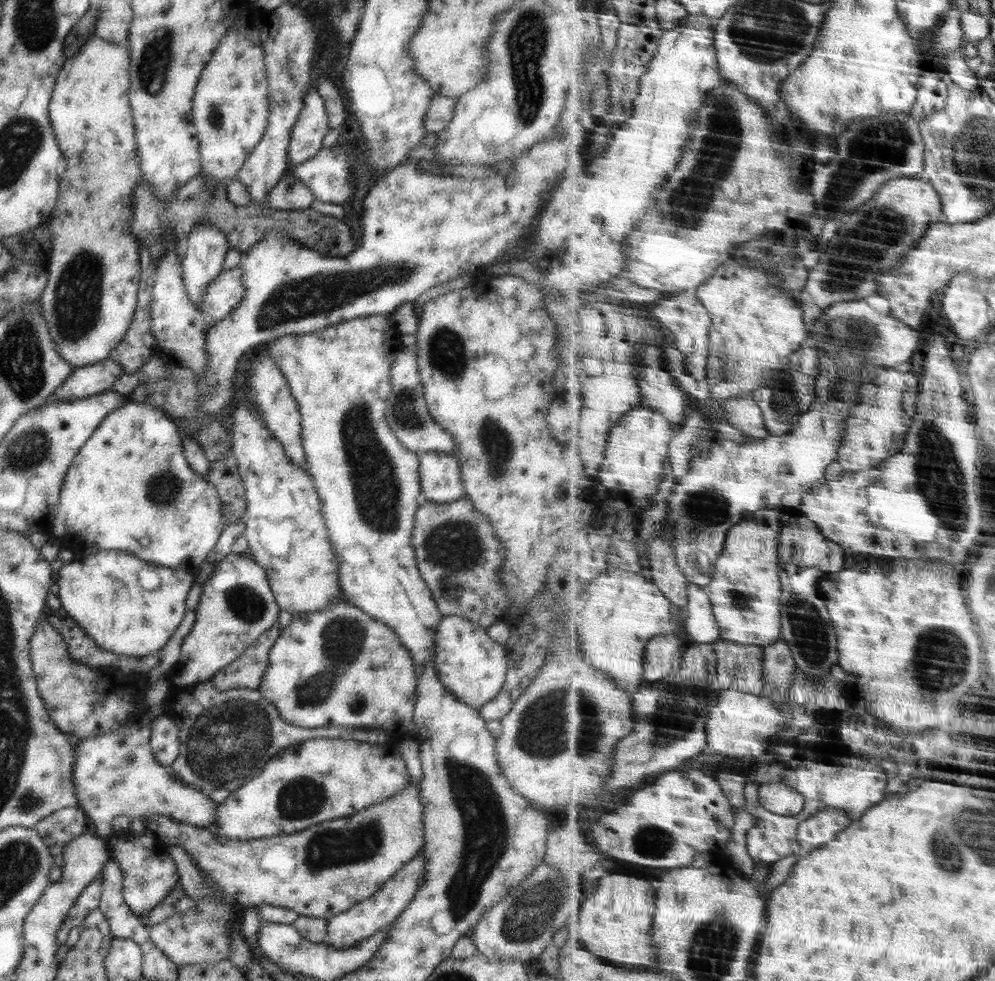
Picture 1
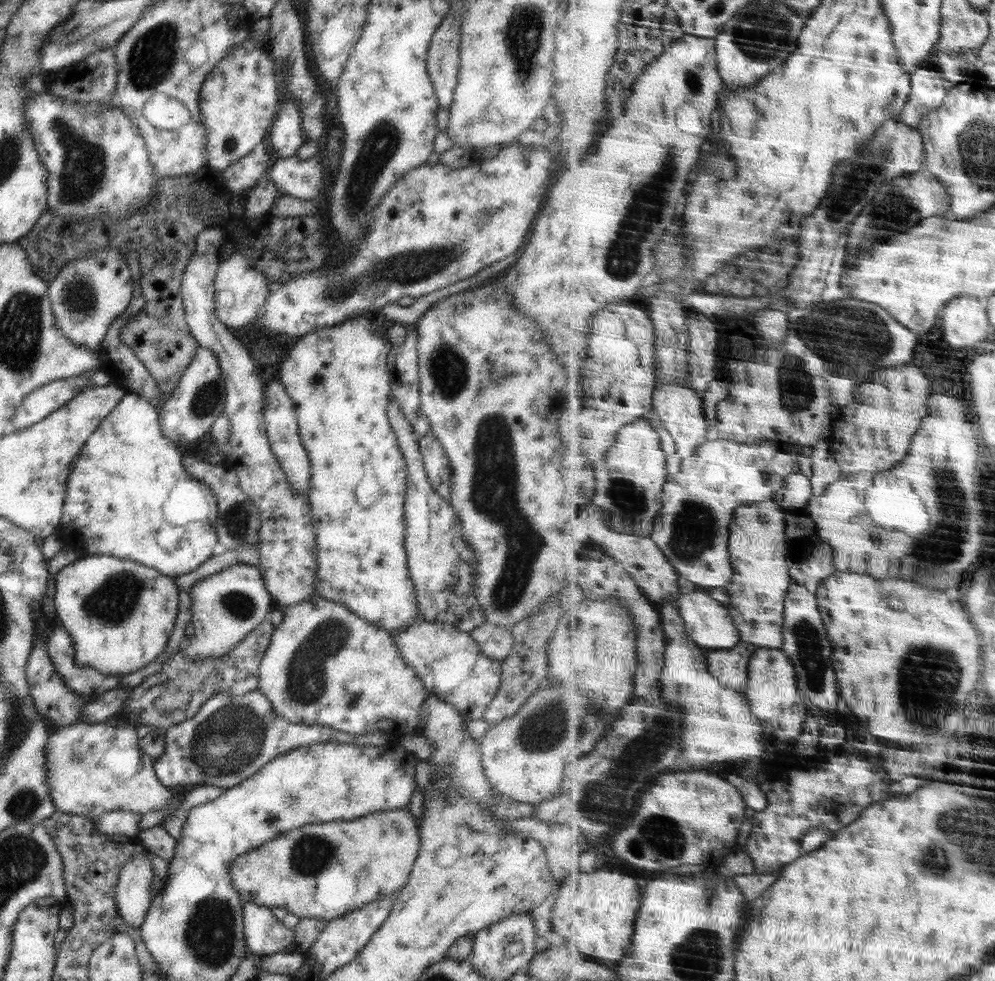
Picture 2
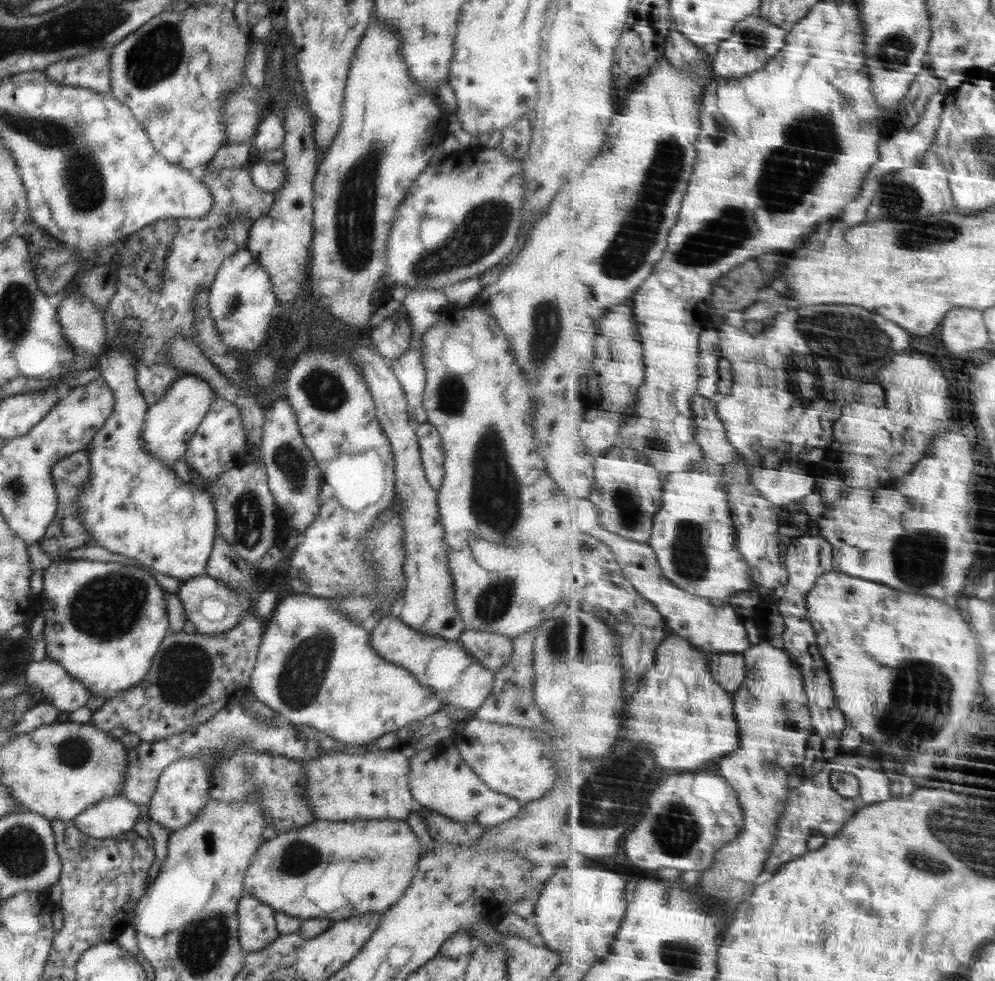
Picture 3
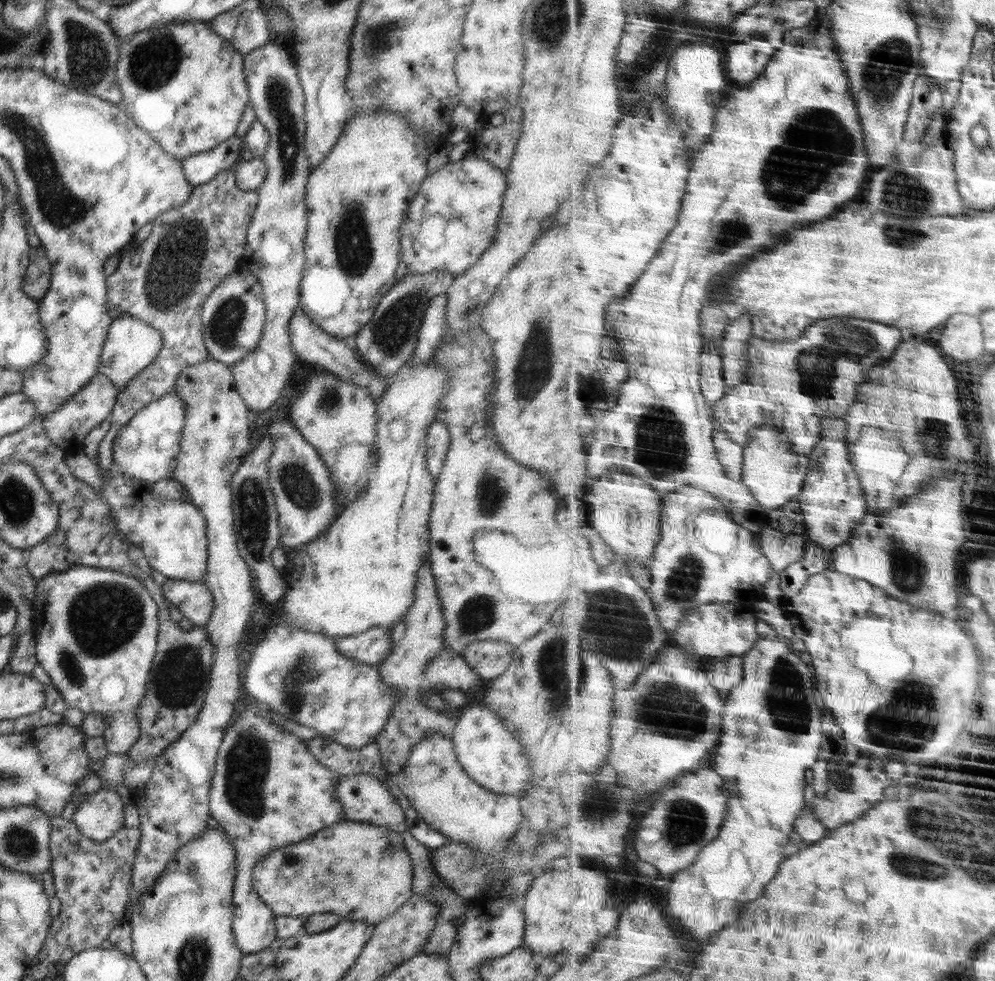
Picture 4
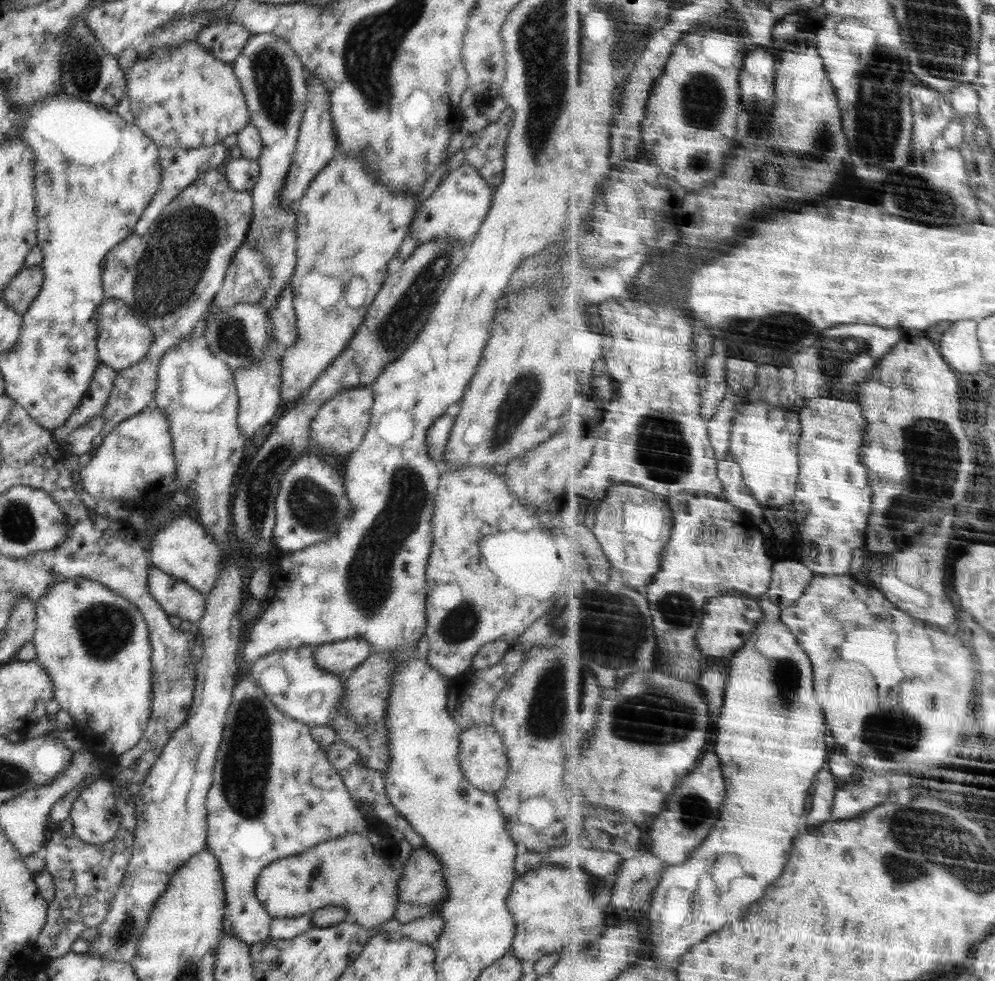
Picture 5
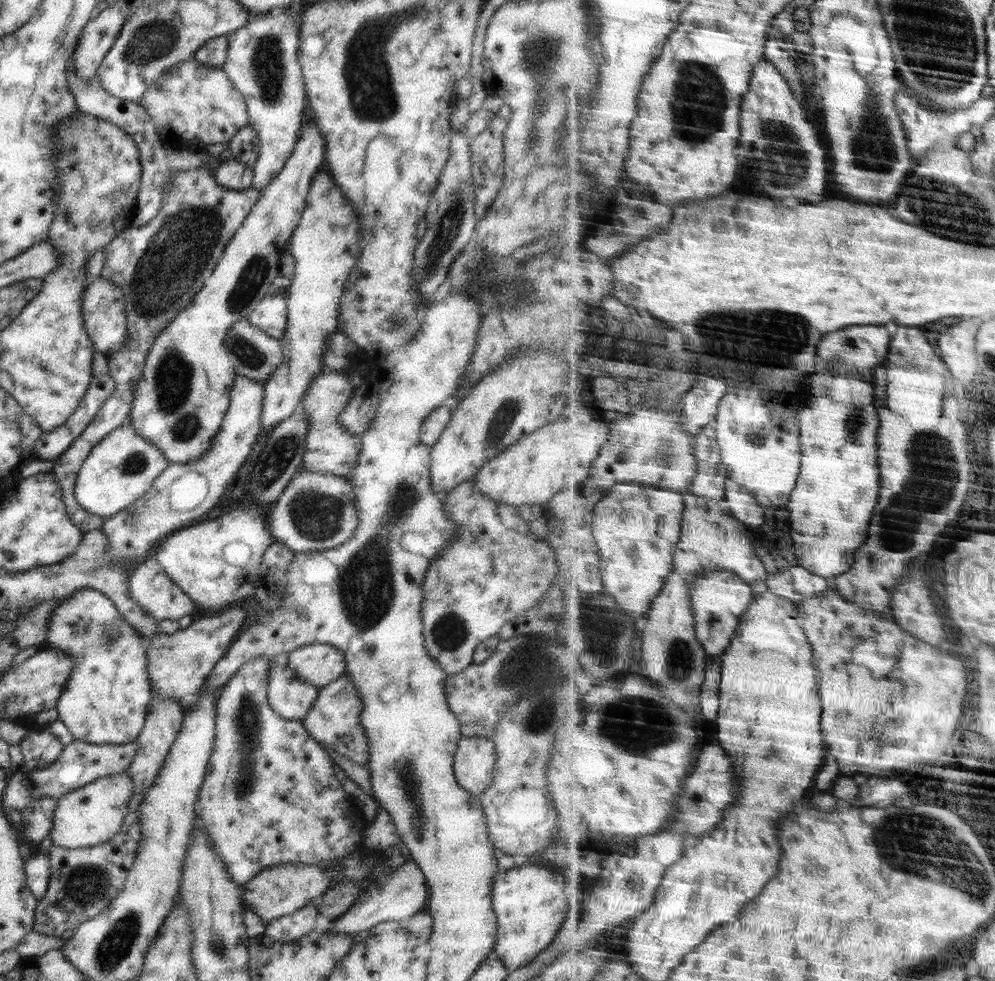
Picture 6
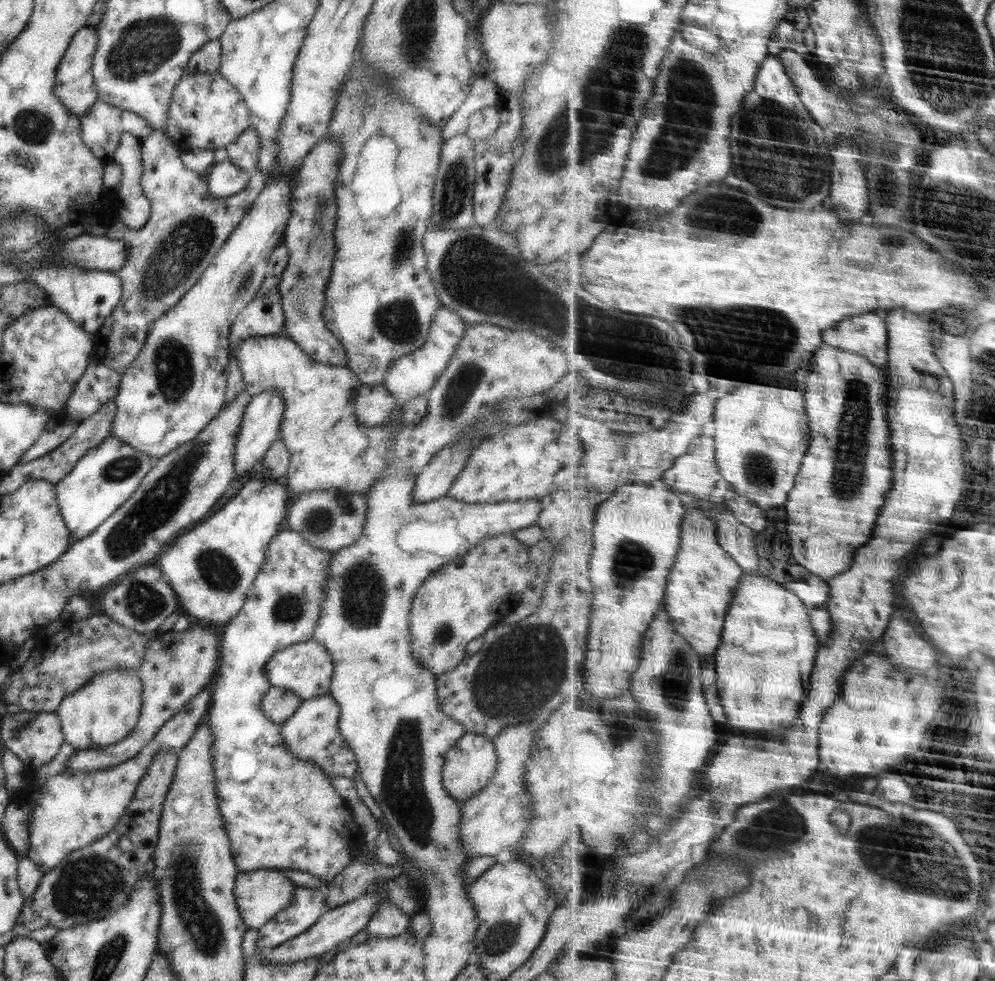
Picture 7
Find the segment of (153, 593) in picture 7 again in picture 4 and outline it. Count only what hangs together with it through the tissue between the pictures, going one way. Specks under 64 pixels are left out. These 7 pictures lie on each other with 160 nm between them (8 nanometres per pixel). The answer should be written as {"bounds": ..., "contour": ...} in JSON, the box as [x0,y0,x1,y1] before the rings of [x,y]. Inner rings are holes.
{"bounds":[161,579,214,626],"contour":[[[166,579],[161,592],[193,625],[205,626],[213,611],[214,599],[204,580]]]}

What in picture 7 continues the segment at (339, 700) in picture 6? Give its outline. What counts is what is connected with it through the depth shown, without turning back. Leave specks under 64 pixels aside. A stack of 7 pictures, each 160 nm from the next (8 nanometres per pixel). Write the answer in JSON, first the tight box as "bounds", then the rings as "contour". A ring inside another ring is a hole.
{"bounds":[280,693,358,780],"contour":[[[324,693],[300,703],[290,719],[281,723],[280,733],[286,740],[286,747],[290,749],[290,753],[298,759],[317,764],[329,780],[336,776],[352,778],[358,770],[356,755],[352,753],[352,749],[346,745],[346,740],[342,739],[338,731],[340,711],[339,704],[331,694]]]}

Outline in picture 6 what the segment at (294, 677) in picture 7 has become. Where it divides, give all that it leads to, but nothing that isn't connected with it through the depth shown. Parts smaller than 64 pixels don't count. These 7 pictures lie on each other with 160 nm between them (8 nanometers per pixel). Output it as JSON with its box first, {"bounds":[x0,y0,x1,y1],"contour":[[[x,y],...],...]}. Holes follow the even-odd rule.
{"bounds":[284,643,346,688],"contour":[[[328,643],[304,645],[291,650],[284,657],[301,680],[318,688],[343,676],[346,668],[343,654]]]}

